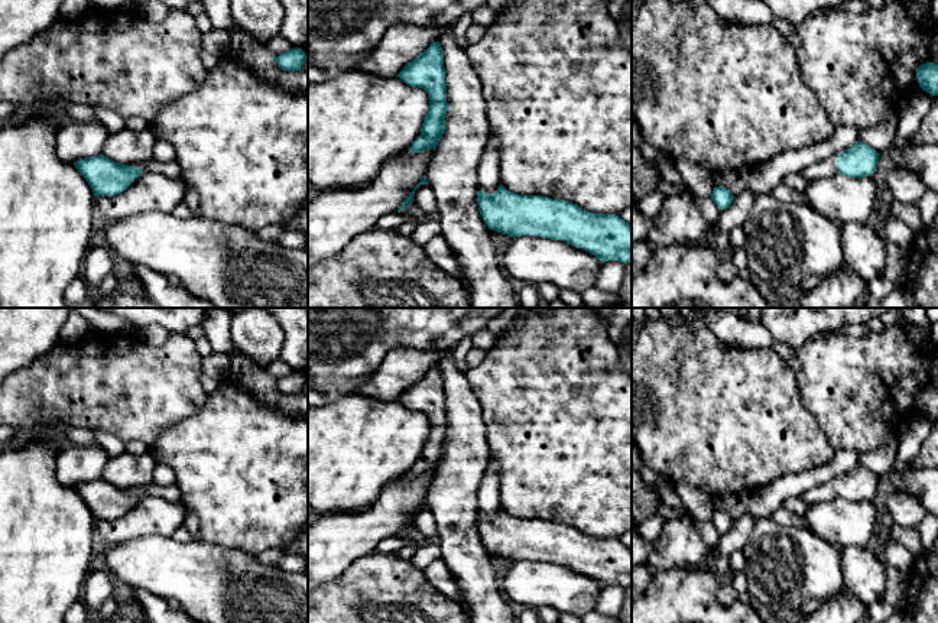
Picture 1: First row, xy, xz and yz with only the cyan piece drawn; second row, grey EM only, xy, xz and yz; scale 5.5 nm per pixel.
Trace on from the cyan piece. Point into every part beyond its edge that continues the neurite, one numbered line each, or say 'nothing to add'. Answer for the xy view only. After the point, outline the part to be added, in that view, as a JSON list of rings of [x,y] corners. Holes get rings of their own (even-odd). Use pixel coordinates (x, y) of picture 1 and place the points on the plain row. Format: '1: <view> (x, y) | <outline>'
1: xy (171, 493) | [[[176,483],[171,486],[150,484],[147,487],[133,490],[139,491],[142,496],[156,496],[171,503],[181,502],[181,490]]]

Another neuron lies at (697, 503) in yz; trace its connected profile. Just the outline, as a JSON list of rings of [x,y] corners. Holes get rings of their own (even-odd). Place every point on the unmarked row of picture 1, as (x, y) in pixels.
[[[682,481],[675,483],[675,490],[682,500],[685,512],[695,522],[711,522],[715,507],[710,494]]]

